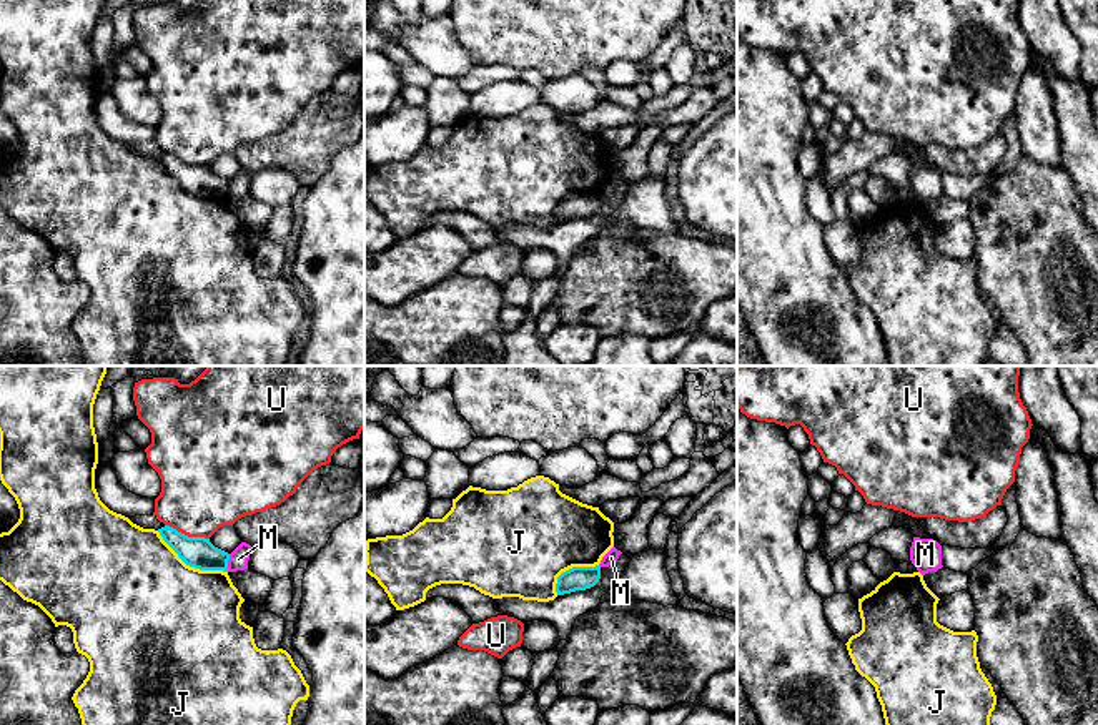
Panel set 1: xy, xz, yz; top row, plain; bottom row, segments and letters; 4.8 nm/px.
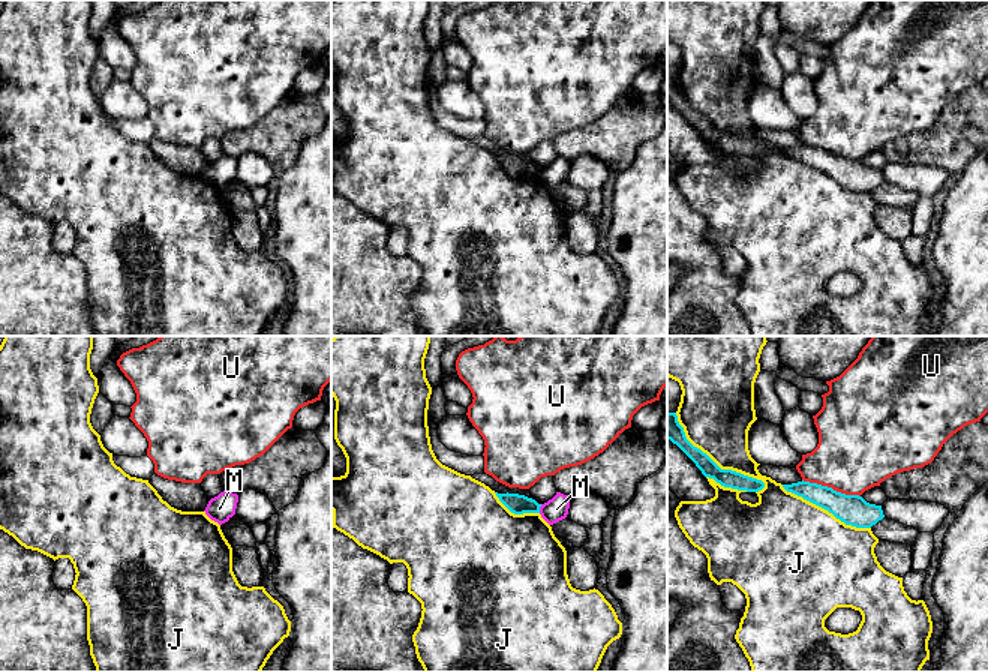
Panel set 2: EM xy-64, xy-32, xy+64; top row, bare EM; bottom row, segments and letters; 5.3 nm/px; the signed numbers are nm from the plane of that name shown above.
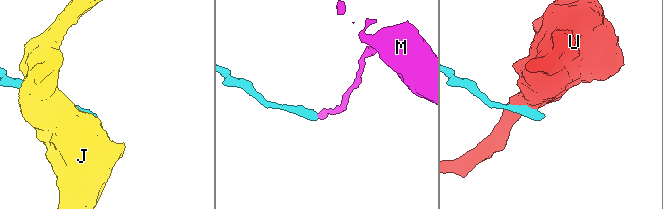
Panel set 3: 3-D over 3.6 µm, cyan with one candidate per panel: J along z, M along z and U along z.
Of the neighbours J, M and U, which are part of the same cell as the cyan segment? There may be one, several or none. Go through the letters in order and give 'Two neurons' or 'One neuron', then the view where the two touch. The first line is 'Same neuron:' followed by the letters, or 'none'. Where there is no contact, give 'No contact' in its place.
Same neuron: none
J: Two neurons. Touches cyan in xy
M: Two neurons. Touches cyan in xy
U: Two neurons. Touches cyan in xy

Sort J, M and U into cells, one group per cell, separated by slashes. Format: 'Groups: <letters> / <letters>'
Groups: J / M / U

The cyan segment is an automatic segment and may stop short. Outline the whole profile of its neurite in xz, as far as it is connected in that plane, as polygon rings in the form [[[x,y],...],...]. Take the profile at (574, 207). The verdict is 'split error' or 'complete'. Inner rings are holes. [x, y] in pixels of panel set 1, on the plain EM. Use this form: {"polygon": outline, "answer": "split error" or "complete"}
{"polygon": [[[601,193],[596,195],[572,195],[557,205],[557,223],[586,218],[594,215],[601,206]]], "answer": "complete"}

